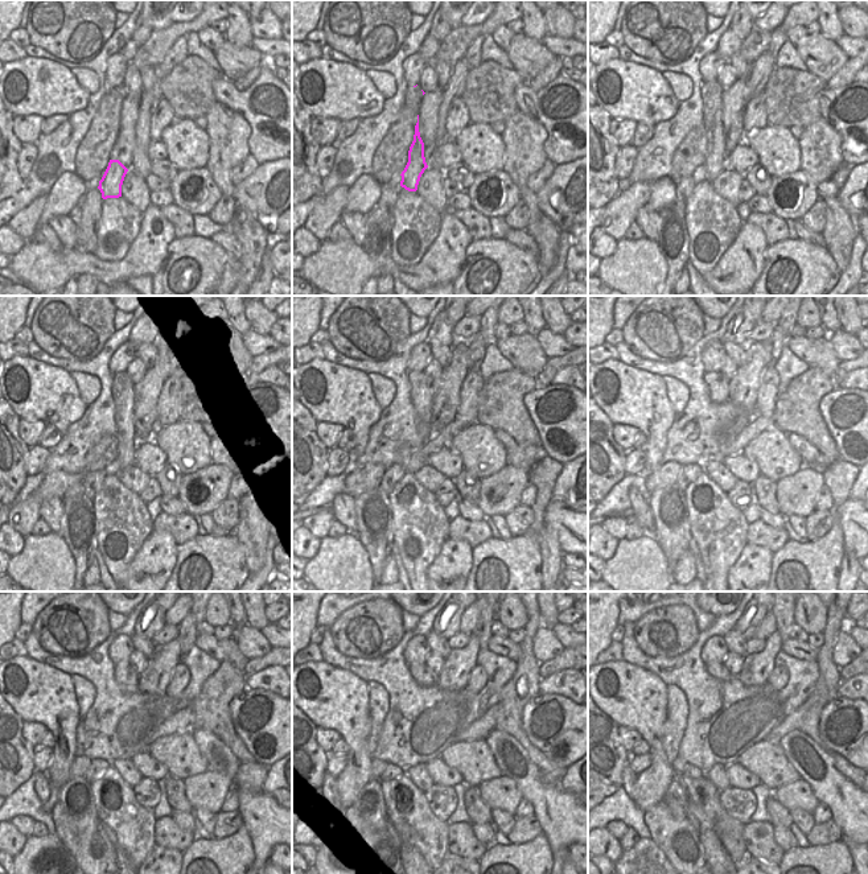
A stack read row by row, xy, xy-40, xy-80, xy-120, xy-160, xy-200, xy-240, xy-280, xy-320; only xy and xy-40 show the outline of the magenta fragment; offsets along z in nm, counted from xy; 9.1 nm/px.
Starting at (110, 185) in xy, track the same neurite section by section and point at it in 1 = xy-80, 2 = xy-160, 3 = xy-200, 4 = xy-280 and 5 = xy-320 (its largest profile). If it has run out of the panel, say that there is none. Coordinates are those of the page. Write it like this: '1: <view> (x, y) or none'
1: xy-80 (716, 160)
2: xy-160 (423, 392)
3: xy-200 (719, 394)
4: xy-280 (422, 673)
5: xy-320 (718, 671)

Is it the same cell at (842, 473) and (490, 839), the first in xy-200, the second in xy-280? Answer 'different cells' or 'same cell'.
different cells

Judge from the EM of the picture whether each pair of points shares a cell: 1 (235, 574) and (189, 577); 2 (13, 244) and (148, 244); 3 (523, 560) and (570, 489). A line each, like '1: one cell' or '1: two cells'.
1: one cell
2: two cells
3: two cells

